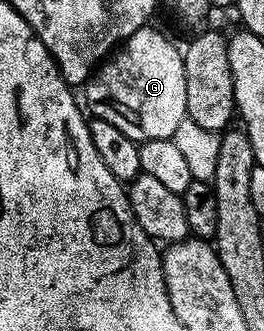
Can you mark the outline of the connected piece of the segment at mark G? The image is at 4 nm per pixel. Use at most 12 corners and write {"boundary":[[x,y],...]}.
{"boundary":[[135,31],[84,86],[138,143],[187,120],[180,48]]}

